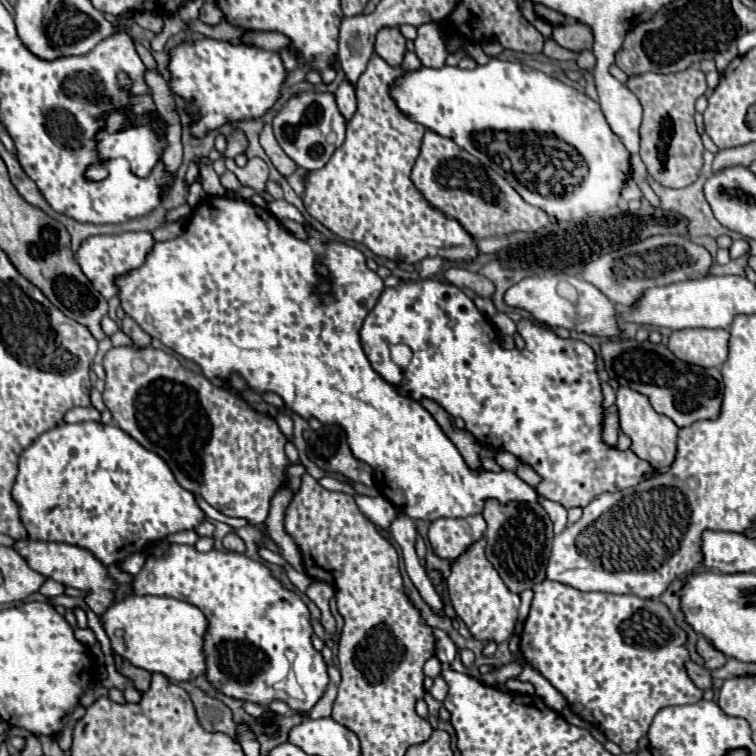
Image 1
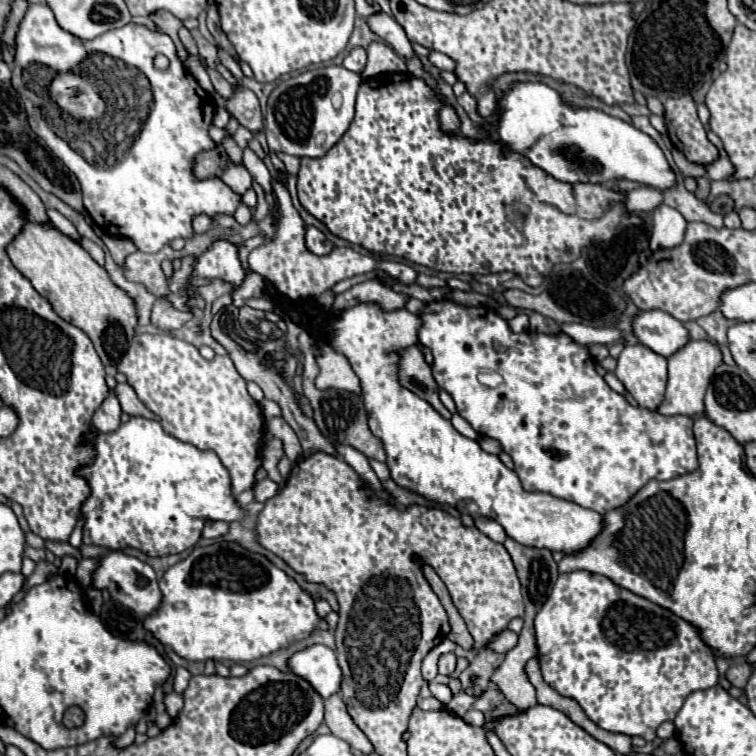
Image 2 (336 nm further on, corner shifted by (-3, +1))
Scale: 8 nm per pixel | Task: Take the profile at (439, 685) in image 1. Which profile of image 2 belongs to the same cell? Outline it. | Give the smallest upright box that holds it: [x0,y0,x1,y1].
[438,653,456,677]

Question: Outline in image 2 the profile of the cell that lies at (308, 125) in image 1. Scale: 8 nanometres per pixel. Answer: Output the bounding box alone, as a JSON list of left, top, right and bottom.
[266,67,360,157]

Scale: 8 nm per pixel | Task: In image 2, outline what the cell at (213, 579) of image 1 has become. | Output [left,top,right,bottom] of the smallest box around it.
[288,645,342,699]

